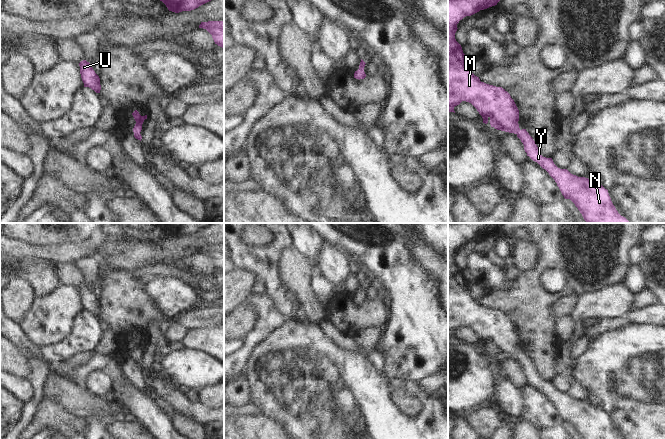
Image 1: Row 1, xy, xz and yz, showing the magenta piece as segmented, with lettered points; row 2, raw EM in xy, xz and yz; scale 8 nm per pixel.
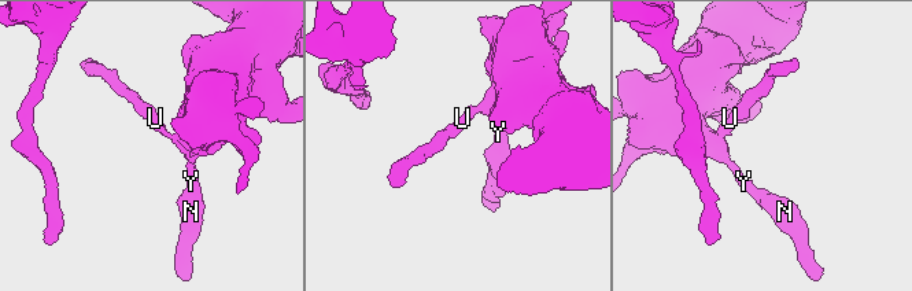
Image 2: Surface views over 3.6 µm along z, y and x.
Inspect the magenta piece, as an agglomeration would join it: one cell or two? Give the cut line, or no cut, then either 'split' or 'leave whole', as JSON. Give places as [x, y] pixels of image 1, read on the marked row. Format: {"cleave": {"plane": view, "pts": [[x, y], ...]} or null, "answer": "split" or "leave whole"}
{"cleave": null, "answer": "leave whole"}

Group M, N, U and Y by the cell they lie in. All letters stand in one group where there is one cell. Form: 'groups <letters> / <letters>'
groups M N U Y

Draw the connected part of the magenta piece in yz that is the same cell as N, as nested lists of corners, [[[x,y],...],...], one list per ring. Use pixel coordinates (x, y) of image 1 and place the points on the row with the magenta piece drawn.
[[[449,0],[448,1],[448,112],[454,112],[454,107],[459,105],[462,101],[471,103],[479,112],[483,118],[483,123],[490,123],[491,127],[497,130],[514,133],[521,140],[524,145],[524,150],[533,161],[537,162],[543,169],[545,169],[549,175],[555,180],[562,195],[565,199],[570,199],[582,214],[584,220],[587,223],[629,223],[629,221],[621,216],[613,205],[609,196],[608,190],[602,185],[591,182],[588,178],[578,177],[571,174],[567,169],[558,168],[552,158],[543,157],[538,150],[538,147],[529,135],[526,129],[519,128],[519,110],[511,98],[510,94],[502,87],[496,87],[493,85],[481,82],[479,77],[475,76],[467,66],[467,57],[463,53],[461,45],[455,39],[455,33],[457,31],[457,24],[466,16],[471,16],[480,10],[487,9],[489,7],[497,5],[500,0]]]

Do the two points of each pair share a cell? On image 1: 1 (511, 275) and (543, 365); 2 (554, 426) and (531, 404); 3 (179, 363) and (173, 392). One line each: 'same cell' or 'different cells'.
1: different cells
2: same cell
3: different cells

